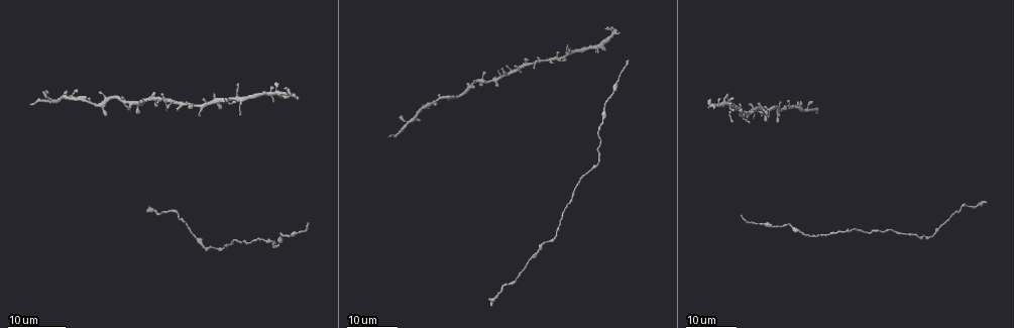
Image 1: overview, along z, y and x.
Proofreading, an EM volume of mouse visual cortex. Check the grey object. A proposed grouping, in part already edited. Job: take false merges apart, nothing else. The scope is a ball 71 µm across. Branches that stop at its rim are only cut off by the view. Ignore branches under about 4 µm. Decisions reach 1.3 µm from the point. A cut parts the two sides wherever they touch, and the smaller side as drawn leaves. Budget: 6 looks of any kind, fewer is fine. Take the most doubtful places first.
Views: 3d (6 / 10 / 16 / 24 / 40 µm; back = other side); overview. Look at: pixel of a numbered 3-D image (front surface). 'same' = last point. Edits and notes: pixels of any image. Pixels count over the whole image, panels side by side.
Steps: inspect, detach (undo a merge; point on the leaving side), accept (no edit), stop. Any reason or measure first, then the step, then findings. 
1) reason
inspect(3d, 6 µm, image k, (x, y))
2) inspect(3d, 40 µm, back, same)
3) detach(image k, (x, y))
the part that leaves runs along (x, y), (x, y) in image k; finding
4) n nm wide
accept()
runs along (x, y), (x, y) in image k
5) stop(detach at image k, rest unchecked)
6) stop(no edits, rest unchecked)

four or more arms meet
inspect(3d, 16 µm, image 1, (275, 92))

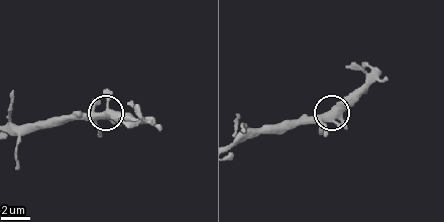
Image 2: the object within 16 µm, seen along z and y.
inspect(3d, 10 µm, image 2, (326, 115))

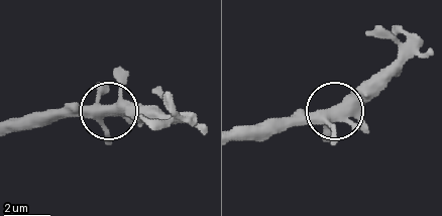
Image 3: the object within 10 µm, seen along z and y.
430 nm wide
accept()
one neuron here

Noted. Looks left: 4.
thin arm on a thick one
inspect(3d, 16 µm, image 1, (42, 102))

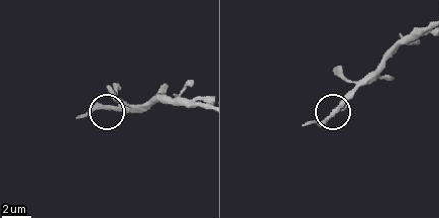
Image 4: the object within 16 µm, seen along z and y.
zoom in
inspect(3d, 10 µm, image 4, (104, 109))

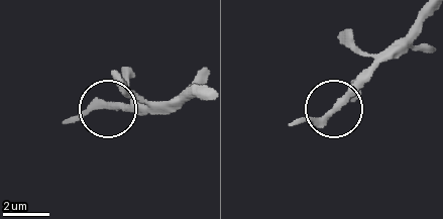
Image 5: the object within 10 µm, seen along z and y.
other side
inspect(3d, 10 µm, back, image 5, (335, 107))

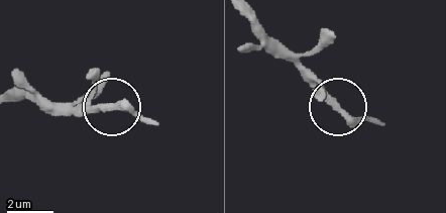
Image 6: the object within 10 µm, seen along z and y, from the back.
accept()
runs along (15, 99), (114, 105), (158, 122) in image 6; all the same neuron

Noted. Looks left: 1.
stop(no edits, rest unchecked)

